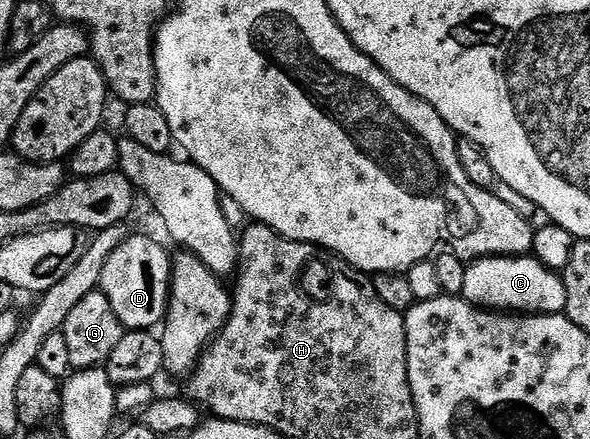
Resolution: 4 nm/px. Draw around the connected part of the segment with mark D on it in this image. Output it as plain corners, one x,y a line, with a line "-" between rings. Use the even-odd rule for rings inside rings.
129,234
128,239
106,261
99,290
114,308
114,317
130,331
152,331
163,324
168,313
168,292
172,290
173,256
160,243
144,235

